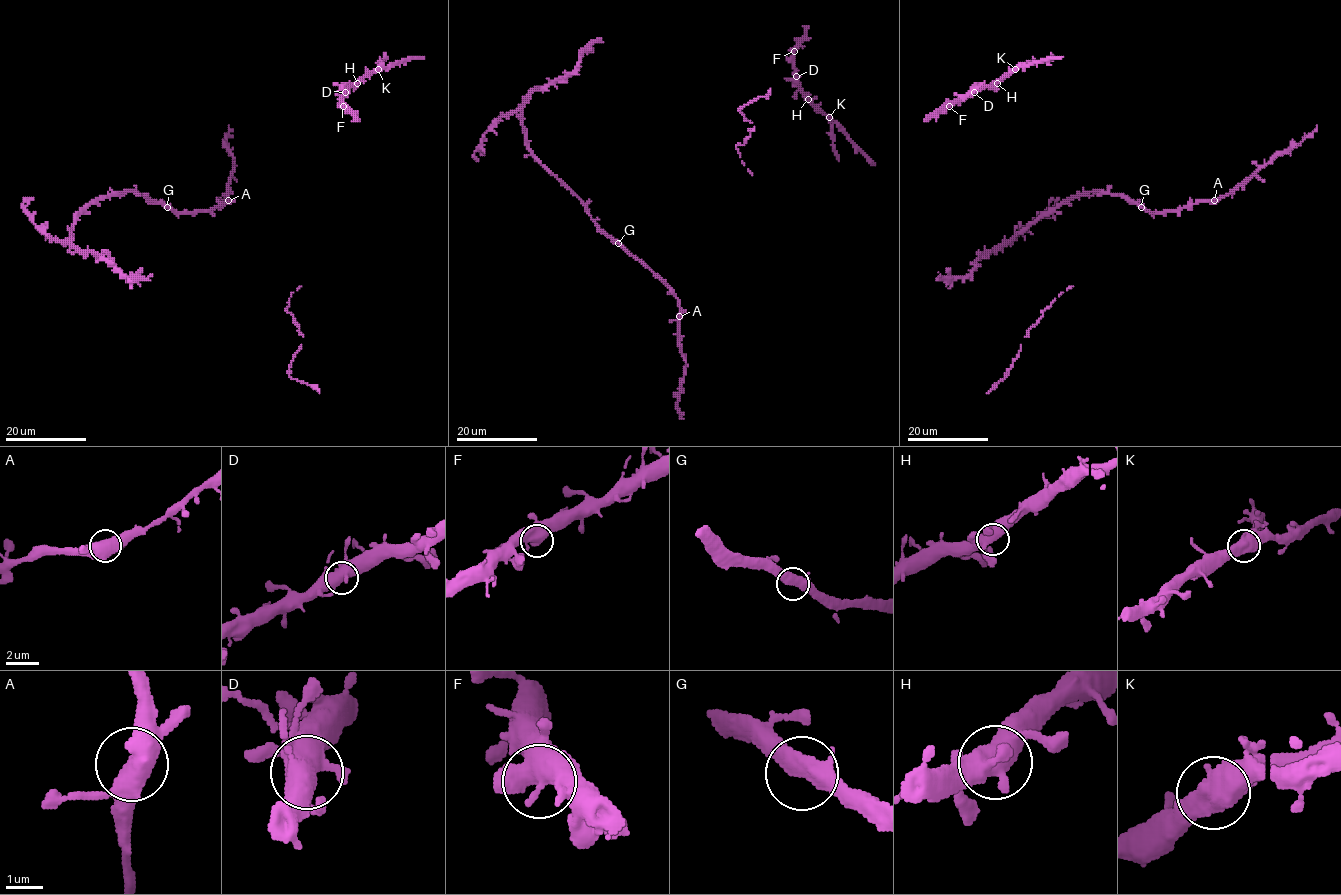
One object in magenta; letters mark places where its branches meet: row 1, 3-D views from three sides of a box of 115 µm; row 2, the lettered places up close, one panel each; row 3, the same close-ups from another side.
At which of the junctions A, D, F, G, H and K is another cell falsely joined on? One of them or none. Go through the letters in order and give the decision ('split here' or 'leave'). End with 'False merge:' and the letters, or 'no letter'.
A: leave
D: leave
F: leave
G: leave
H: leave
K: leave
False merge: no letter

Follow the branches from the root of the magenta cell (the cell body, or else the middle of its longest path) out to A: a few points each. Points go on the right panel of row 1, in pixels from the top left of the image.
A: (1142, 205), (1150, 211), (1178, 211), (1197, 202), (1214, 200)

